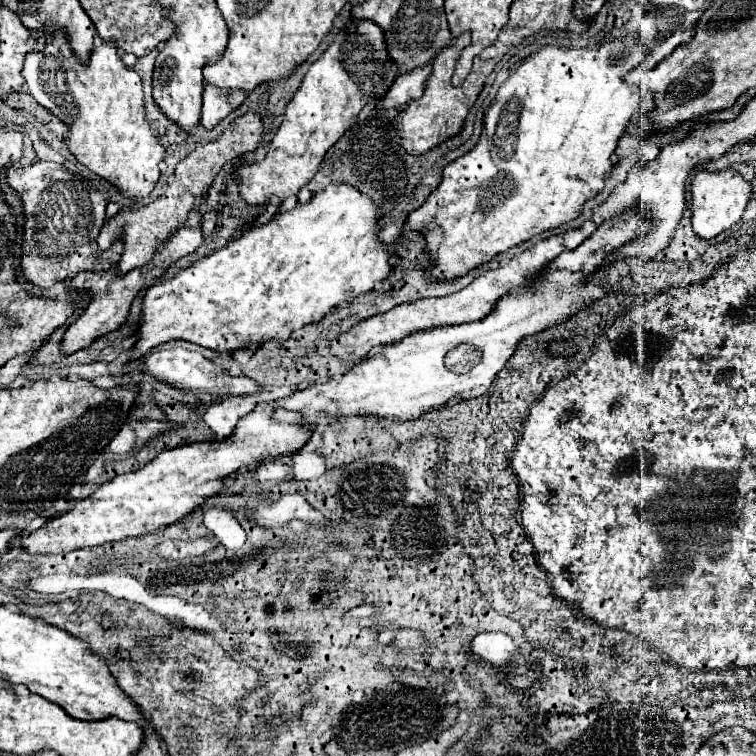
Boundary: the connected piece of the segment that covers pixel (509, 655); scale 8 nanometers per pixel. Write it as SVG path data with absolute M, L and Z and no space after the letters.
M482 631L472 639L472 653L494 667L510 665L514 661L514 651L514 639L502 631Z

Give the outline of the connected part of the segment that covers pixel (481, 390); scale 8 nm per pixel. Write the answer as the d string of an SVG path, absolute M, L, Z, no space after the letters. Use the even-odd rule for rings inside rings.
M630 209L616 219L606 221L578 249L558 255L556 261L546 265L542 277L538 277L530 289L502 297L488 317L474 323L412 333L398 343L384 345L380 353L362 361L344 375L326 379L324 383L320 381L308 389L296 391L292 397L278 399L276 403L300 411L304 423L312 425L310 429L316 429L318 411L326 411L334 419L342 415L380 415L406 421L440 405L454 405L462 399L480 397L488 391L496 373L506 365L520 339L558 325L582 307L600 299L604 287L590 285L592 273L602 267L608 253L634 237L646 237L650 227L650 219L646 219L638 209Z

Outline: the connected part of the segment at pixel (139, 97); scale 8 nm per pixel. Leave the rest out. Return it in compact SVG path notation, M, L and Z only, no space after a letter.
M60 27L50 35L42 53L30 51L26 55L22 75L28 93L68 123L70 133L66 141L82 165L114 183L132 199L142 199L154 189L164 147L146 119L142 79L124 65L116 41L104 41L100 47L94 47L88 61L82 63L70 47L66 29Z

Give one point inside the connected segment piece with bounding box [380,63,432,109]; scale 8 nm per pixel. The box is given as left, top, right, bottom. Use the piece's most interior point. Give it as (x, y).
(410, 85)

